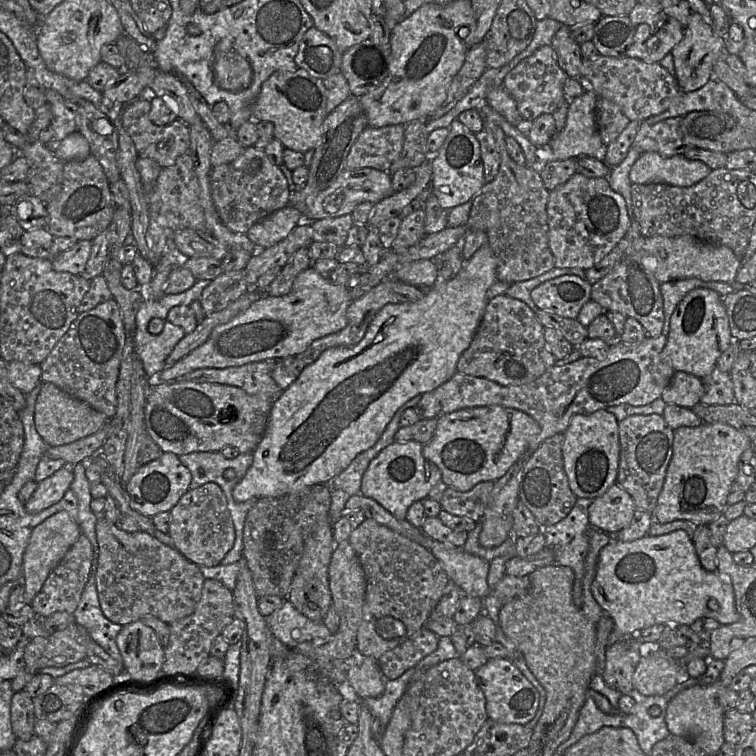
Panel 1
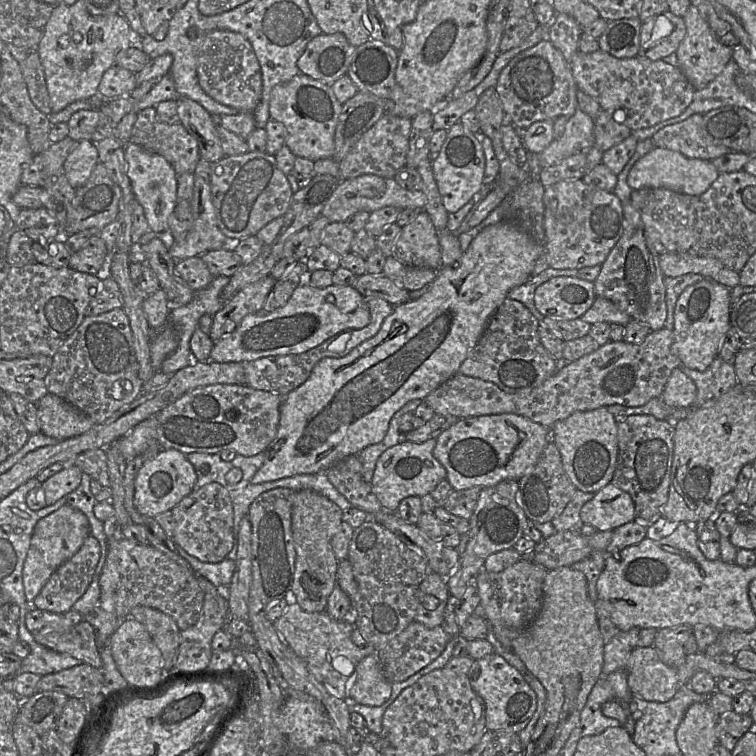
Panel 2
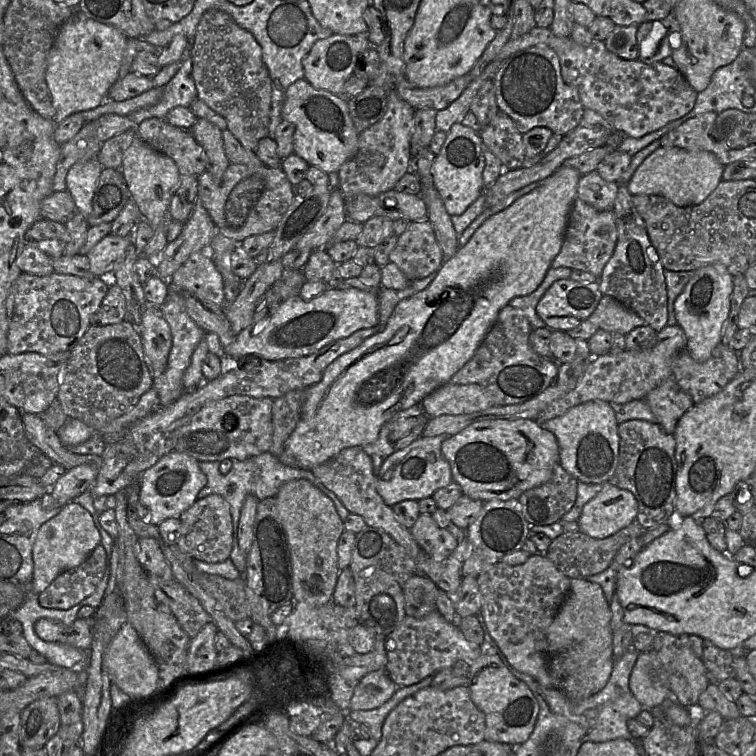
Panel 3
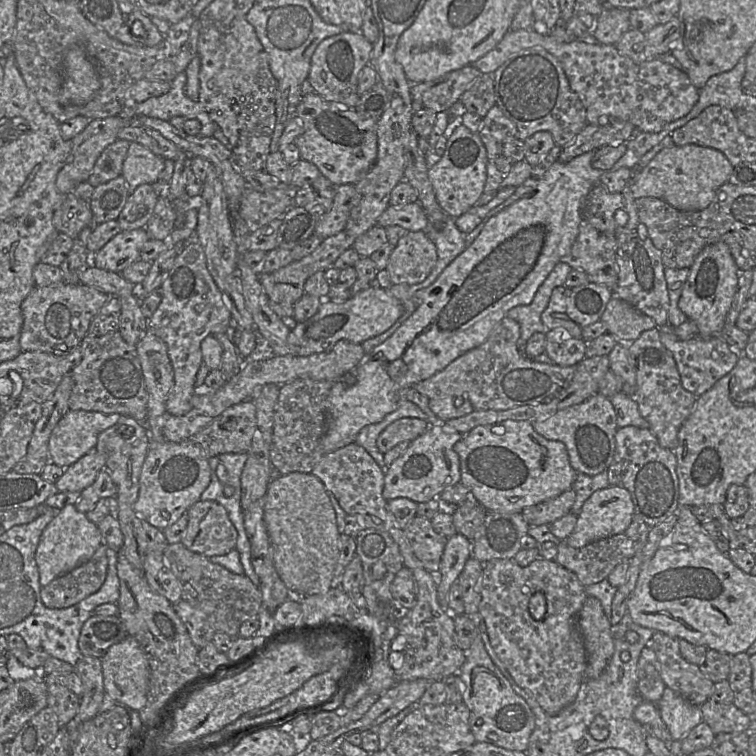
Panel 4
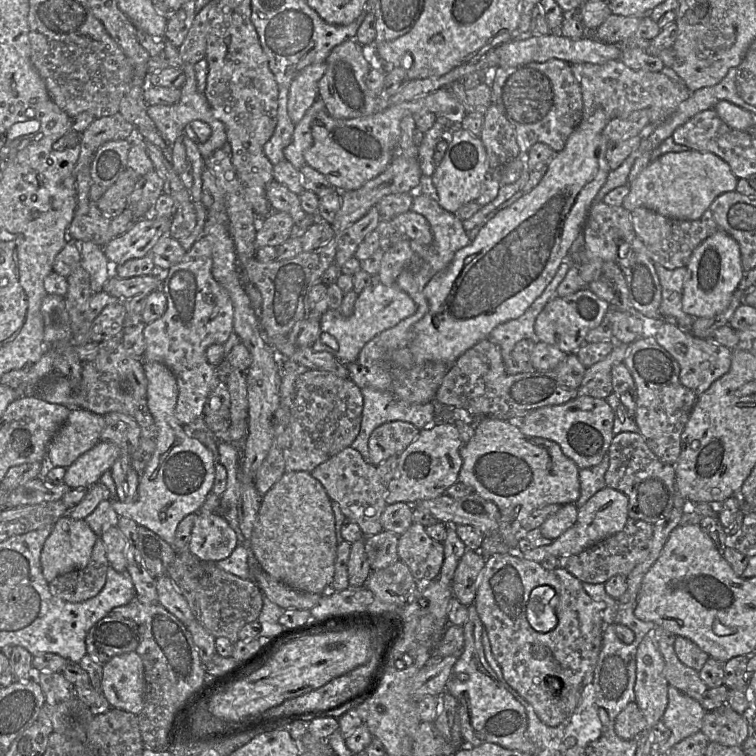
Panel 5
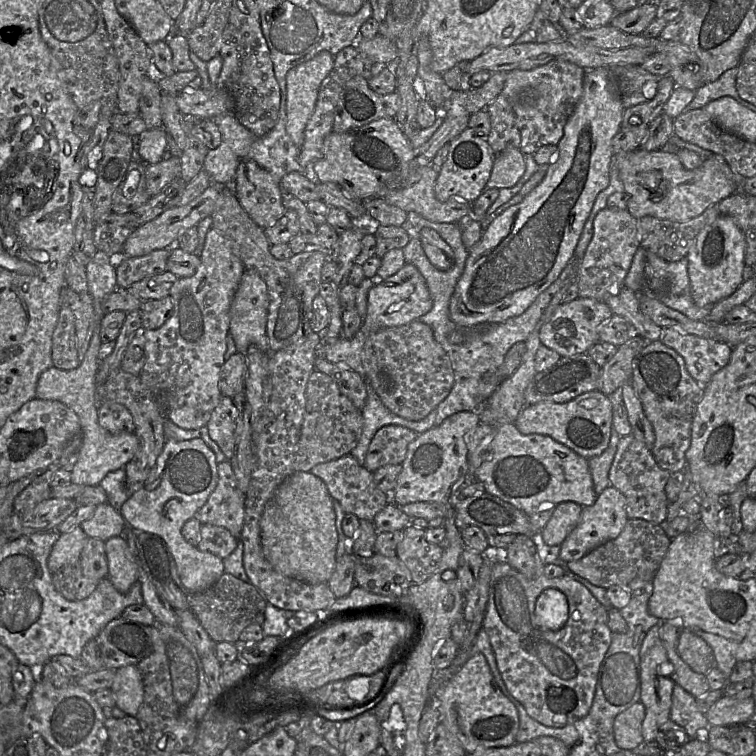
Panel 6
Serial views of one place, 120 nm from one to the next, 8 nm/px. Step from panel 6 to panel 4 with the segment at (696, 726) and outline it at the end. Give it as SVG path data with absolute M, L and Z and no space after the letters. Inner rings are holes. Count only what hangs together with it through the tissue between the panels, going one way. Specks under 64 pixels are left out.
M665 687L657 706L674 741L681 741L688 732L703 721L700 706L689 702L668 687Z

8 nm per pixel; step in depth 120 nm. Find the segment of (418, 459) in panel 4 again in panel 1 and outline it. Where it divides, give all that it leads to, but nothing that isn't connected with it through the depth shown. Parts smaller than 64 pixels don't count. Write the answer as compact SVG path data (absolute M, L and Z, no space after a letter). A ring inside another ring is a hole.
M417 441L393 442L385 447L369 464L361 480L360 493L378 502L398 520L405 520L408 508L416 501L427 498L431 488L437 484L442 473L437 465L427 460L422 453L423 444Z

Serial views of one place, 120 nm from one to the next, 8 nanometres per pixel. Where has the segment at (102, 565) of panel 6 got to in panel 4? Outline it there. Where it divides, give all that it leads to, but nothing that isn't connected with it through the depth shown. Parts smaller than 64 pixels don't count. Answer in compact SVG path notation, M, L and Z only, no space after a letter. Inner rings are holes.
M102 543L87 563L42 587L43 604L52 609L67 608L96 593L107 576L107 548Z

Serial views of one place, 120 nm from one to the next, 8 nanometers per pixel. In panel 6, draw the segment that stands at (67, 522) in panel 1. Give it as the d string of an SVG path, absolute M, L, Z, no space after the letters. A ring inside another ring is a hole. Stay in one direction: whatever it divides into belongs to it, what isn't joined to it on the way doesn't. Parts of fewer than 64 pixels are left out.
M81 526L61 533L54 543L47 560L49 571L53 574L64 565L75 563L85 544L87 535Z

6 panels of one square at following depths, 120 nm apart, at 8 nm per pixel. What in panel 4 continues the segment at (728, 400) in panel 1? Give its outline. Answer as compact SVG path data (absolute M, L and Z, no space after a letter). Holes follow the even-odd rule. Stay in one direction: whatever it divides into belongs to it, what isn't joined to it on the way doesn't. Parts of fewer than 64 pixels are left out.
M669 325L658 327L660 339L666 349L672 354L680 374L682 386L696 397L708 391L718 380L727 375L737 364L739 353L733 350L719 337L702 338L682 341L674 333L674 328Z

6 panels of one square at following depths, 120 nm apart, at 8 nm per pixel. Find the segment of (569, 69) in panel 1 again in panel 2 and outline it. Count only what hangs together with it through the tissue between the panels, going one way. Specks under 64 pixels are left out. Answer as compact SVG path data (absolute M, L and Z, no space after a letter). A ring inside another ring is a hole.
M555 14L548 26L548 40L568 64L578 52L581 35L582 27L567 14Z

